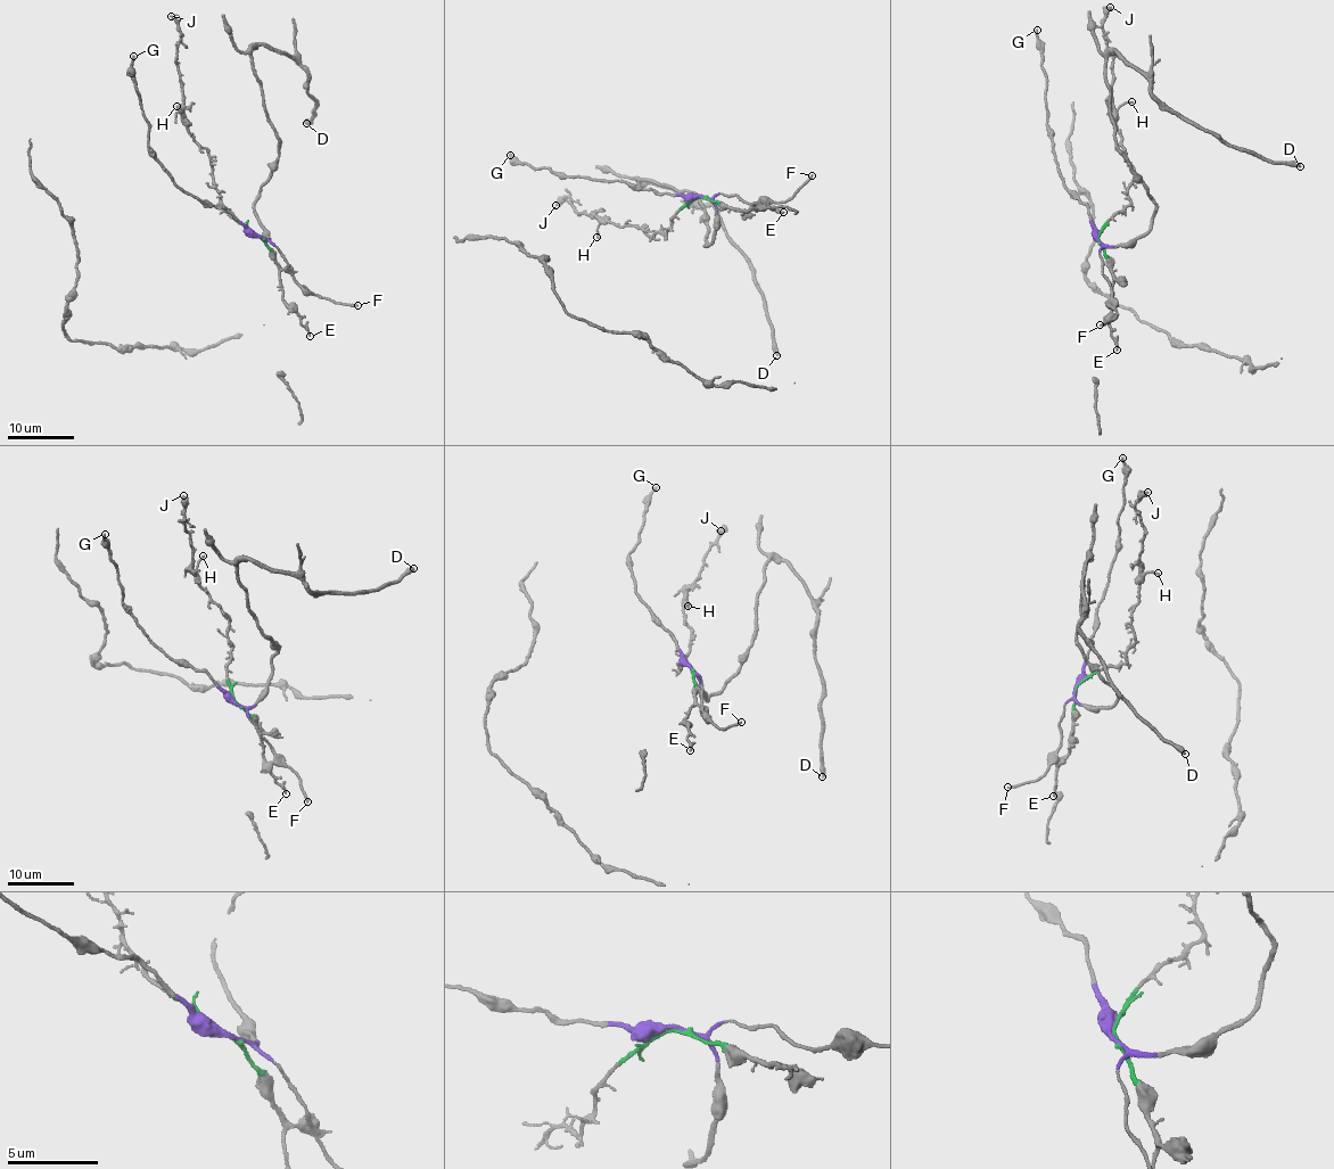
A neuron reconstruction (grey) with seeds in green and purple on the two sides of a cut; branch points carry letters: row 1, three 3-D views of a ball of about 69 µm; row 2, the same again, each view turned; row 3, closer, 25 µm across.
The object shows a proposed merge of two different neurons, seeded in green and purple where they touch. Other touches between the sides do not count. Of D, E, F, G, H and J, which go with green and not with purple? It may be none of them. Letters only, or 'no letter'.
E, H, J

